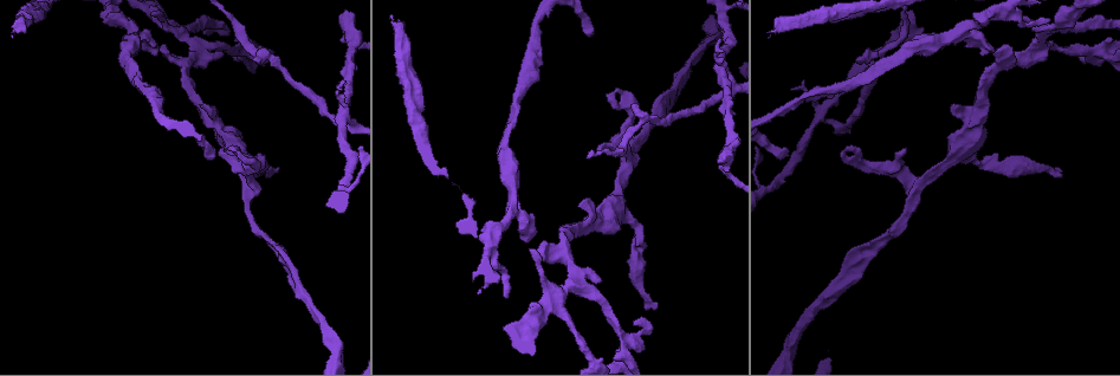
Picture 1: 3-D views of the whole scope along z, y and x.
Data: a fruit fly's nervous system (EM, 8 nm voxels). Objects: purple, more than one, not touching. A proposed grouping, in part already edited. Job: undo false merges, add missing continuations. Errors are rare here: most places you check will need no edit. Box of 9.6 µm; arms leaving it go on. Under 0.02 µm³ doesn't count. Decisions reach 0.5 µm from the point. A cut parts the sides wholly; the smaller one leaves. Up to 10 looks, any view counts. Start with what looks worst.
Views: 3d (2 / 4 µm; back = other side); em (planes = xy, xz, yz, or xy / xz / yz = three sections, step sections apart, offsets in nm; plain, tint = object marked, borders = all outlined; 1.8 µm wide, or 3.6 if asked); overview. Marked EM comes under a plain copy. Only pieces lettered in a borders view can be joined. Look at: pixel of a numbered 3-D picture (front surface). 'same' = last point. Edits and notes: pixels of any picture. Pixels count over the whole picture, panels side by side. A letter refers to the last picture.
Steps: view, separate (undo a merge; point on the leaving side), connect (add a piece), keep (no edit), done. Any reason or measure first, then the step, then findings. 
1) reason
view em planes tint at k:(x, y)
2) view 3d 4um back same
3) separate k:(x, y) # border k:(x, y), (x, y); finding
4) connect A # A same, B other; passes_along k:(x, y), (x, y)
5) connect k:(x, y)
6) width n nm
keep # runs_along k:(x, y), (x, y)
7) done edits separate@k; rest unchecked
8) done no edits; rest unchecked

free end
view em yz step 4 borders at 1:(593, 34)

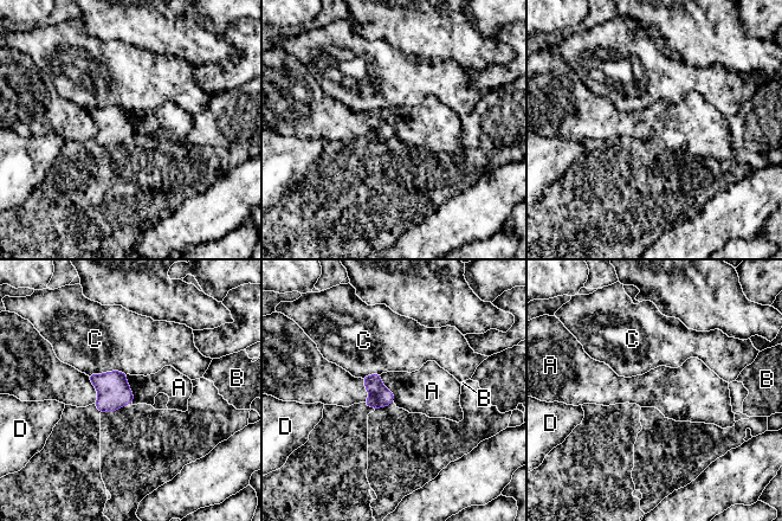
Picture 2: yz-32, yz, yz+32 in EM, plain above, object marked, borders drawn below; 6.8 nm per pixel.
view em planes borders same

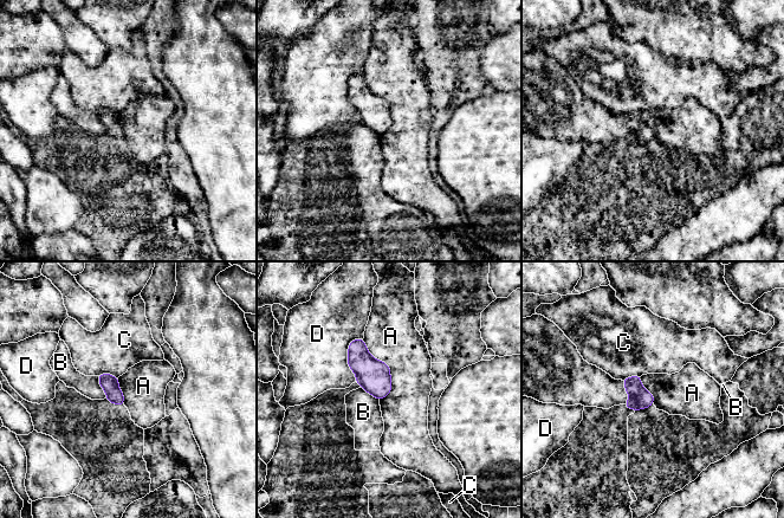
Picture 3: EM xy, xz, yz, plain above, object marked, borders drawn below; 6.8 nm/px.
keep # A other, B other, C other, D other; border 3:(363, 338), (389, 368), (380, 400); none of them fits

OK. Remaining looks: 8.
branch stops here
view em planes borders at 1:(392, 18)

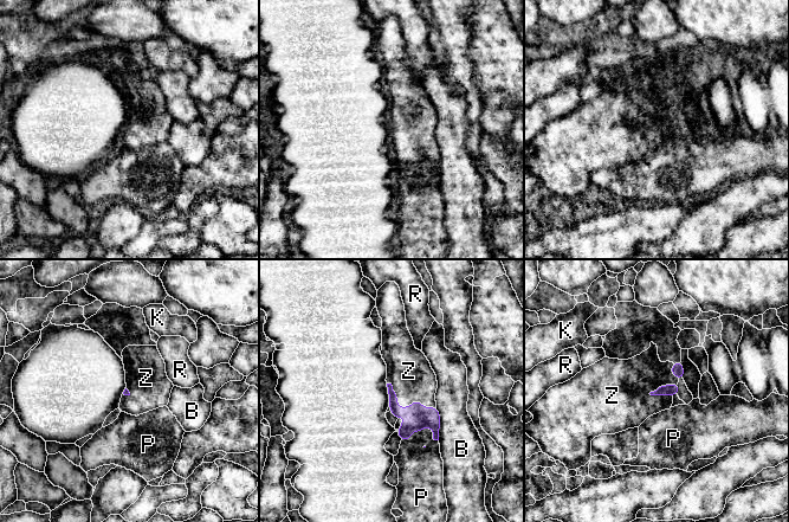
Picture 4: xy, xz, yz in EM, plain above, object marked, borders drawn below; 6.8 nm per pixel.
connect Z # B other, K other, P other, R other, Z same; passes_along 4:(429, 417), (405, 407), (408, 371); it goes on there

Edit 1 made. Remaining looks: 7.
view overview

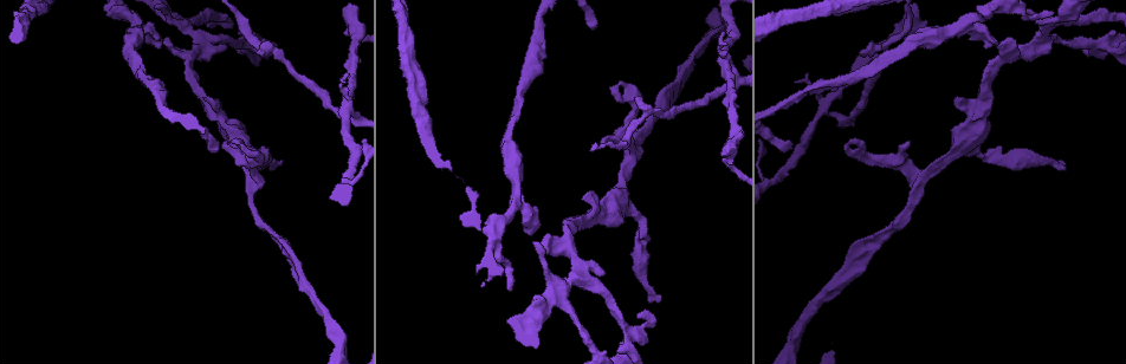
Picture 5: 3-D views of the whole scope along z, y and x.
view em planes borders at 5:(820, 112)

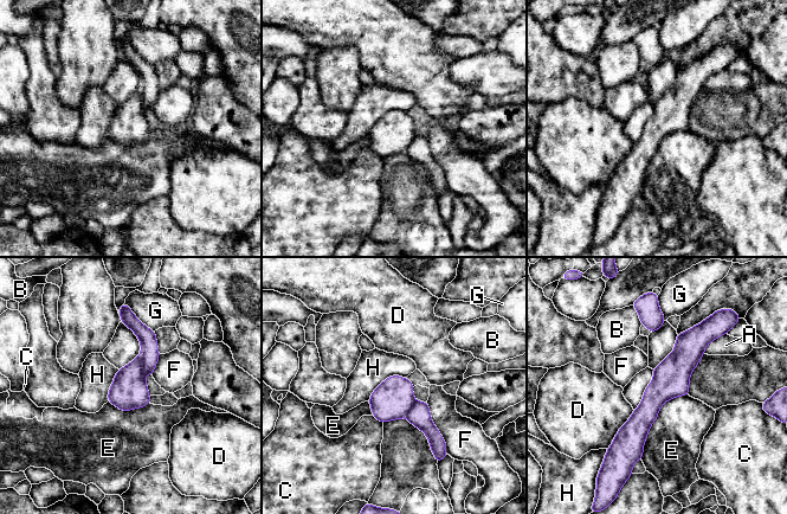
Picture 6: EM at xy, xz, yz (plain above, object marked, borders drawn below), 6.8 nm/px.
separate 6:(149, 354) # A other, B other, C other, D other, E other, F other, G other, H other; two neurons meet here

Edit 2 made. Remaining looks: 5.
view overview

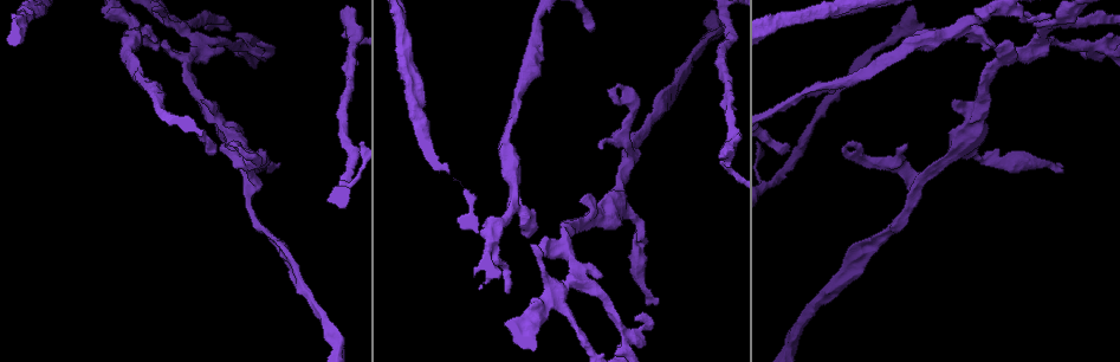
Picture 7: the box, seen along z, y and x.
view 3d 4um at 7:(150, 45)

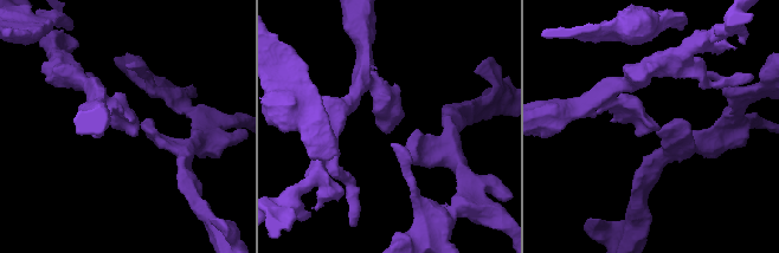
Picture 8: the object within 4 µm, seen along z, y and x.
shape alone is not enough
view em 3.6um xy step 4 tint at 8:(118, 128)

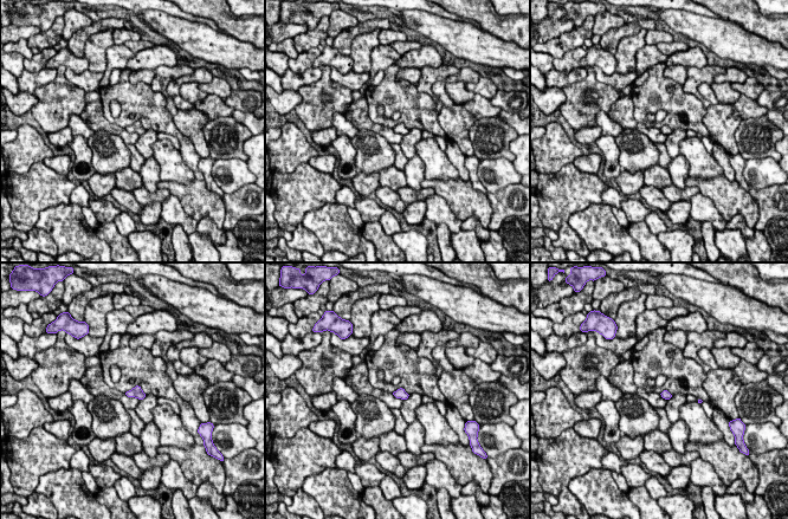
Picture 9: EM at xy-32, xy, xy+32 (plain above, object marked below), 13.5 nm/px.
view em 3.6um planes borders same

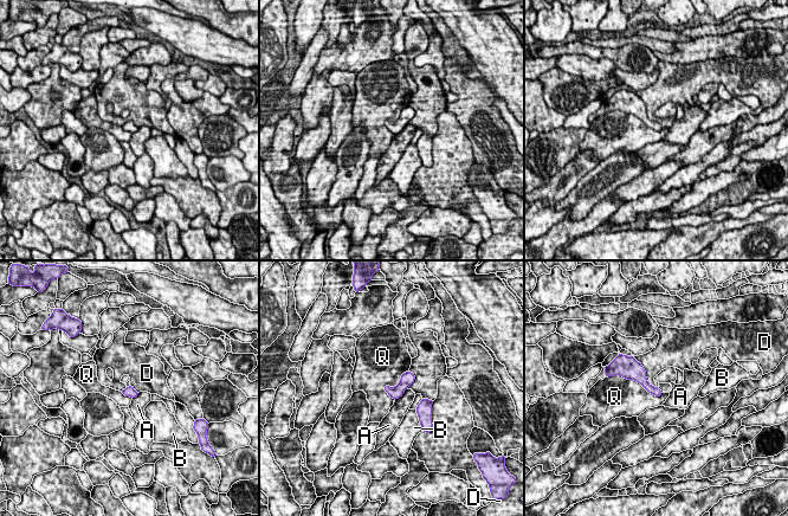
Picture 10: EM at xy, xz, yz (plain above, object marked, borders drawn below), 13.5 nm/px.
width 120 nm
keep # A other, B other, D other, Q other; border 10:(408, 369), (385, 387), (391, 398); none of them fits

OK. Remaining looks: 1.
done edits connect@4, separate@6; rest unchecked

